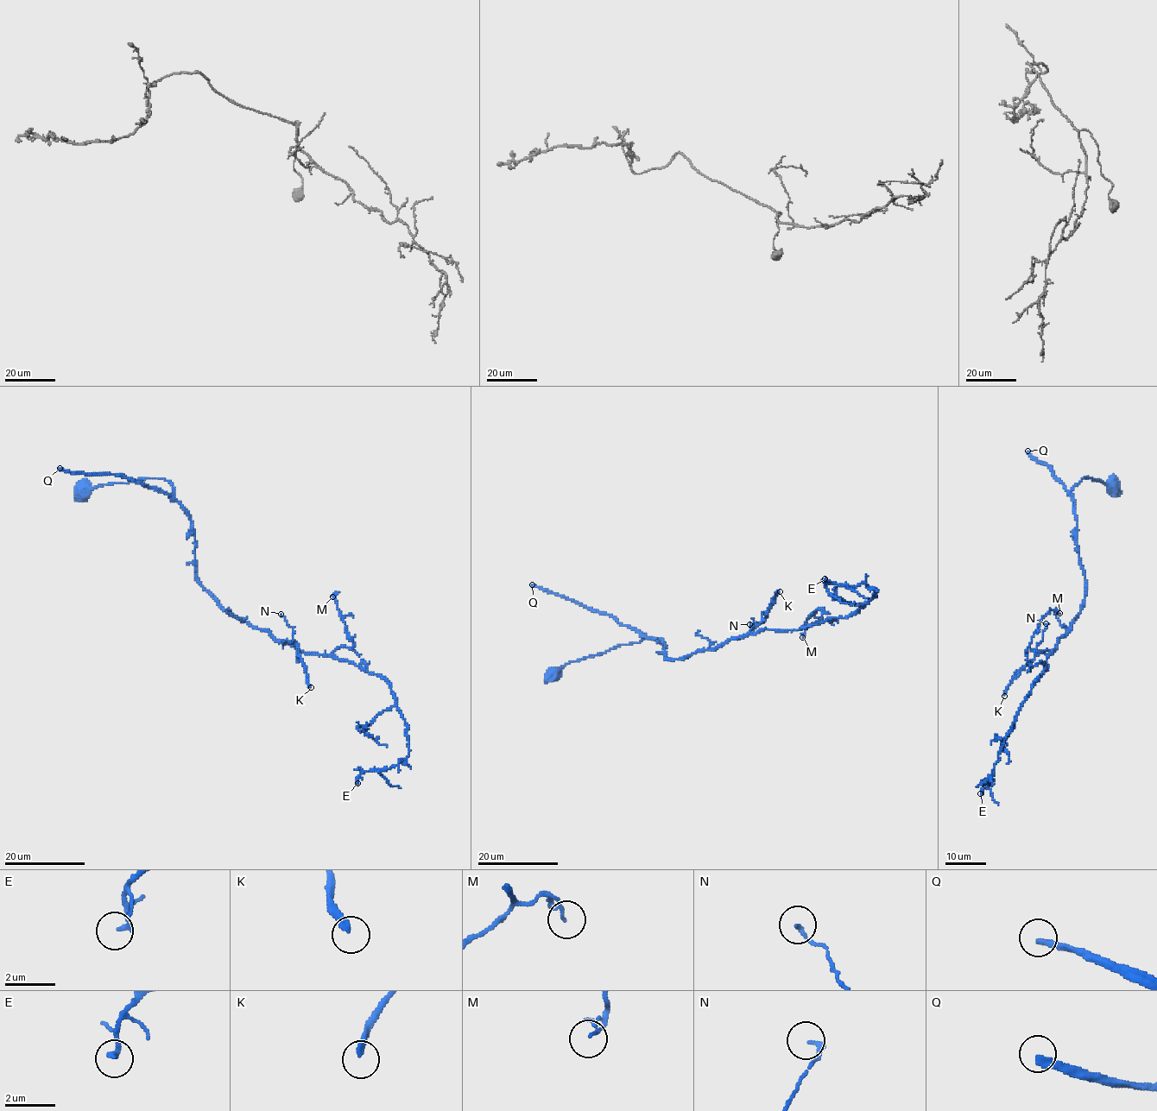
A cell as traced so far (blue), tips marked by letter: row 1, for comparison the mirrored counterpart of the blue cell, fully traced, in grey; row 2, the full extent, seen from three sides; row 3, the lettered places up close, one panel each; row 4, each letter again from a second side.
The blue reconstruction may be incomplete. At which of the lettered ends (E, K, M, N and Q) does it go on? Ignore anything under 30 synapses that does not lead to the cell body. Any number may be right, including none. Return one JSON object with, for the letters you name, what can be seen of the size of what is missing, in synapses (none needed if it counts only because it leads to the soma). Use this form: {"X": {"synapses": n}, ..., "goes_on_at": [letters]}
{"K": {"synapses": 50}, "Q": {"synapses": 300}, "goes_on_at": ["K", "Q"]}

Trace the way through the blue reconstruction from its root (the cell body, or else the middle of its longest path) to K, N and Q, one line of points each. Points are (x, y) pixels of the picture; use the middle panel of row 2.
K: (555, 674), (571, 662), (639, 642), (645, 634), (664, 644), (666, 659), (714, 650), (760, 624), (780, 591)
N: (555, 674), (645, 634), (664, 644), (666, 659), (684, 659), (740, 638), (762, 617), (749, 624)
Q: (555, 674), (571, 662), (600, 654), (621, 645), (639, 642), (644, 634), (620, 625), (608, 615), (532, 584)

